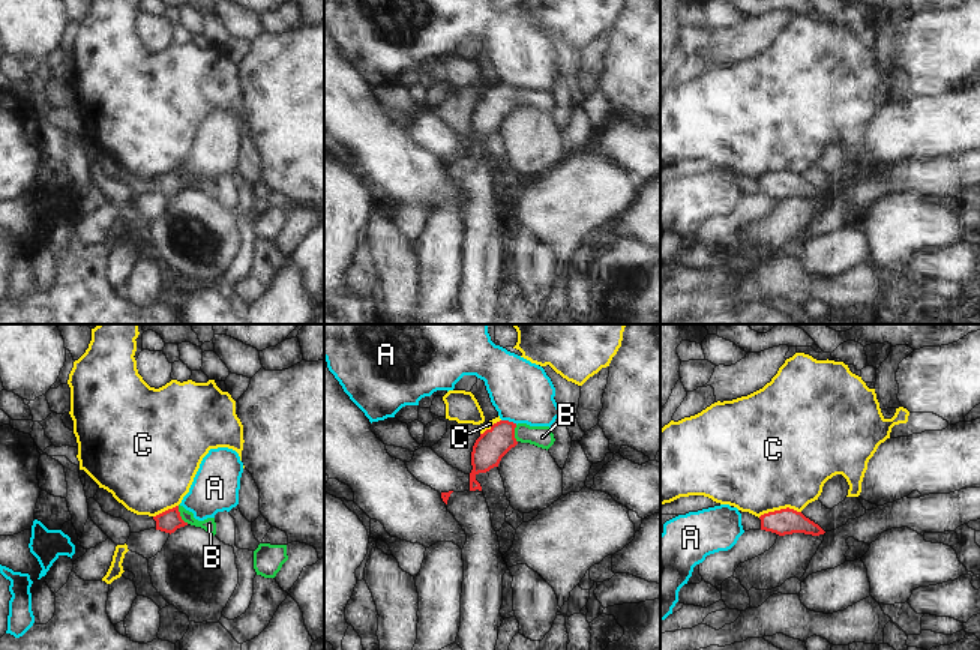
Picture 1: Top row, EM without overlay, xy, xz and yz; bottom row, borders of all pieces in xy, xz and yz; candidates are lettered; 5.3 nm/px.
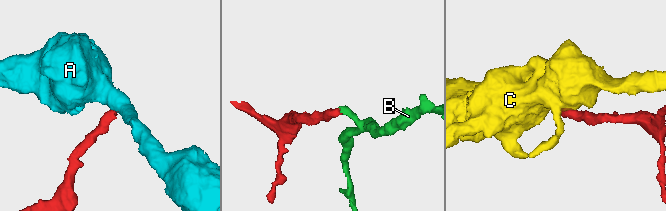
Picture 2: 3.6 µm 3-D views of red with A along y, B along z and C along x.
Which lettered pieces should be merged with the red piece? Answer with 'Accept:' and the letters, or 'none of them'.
Accept: B

